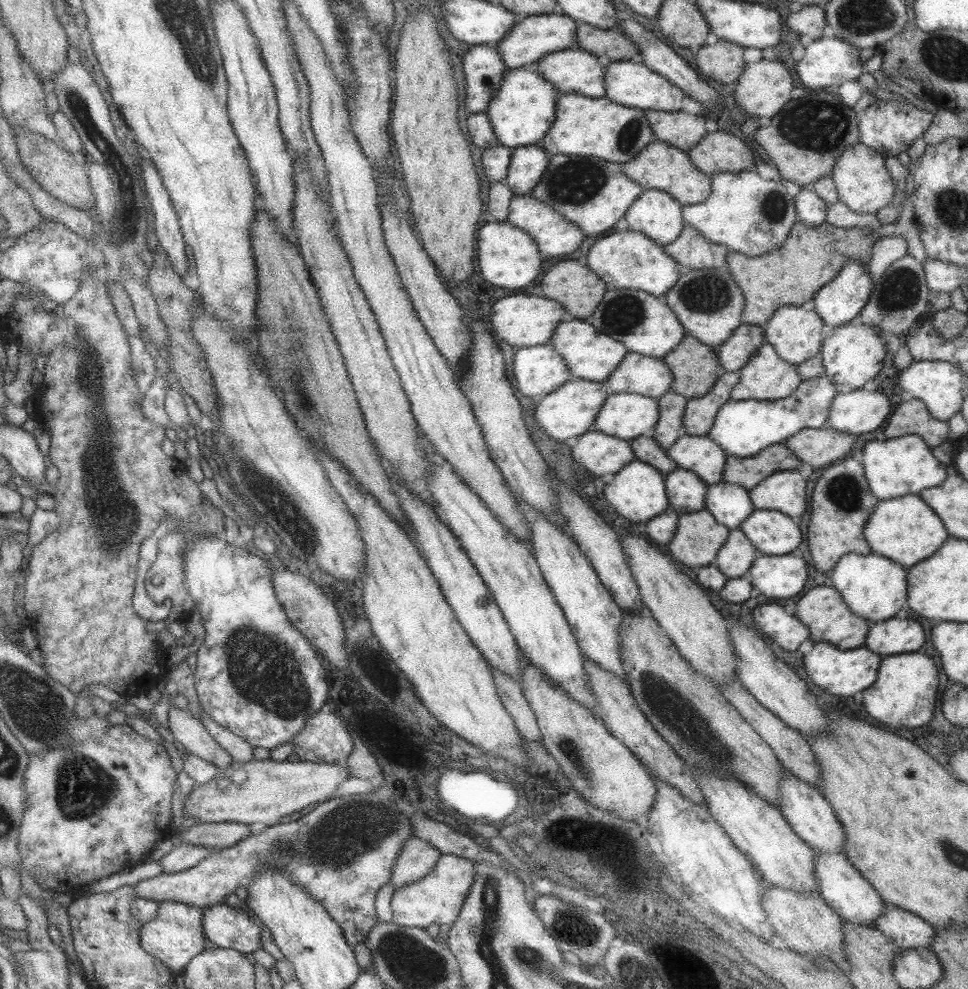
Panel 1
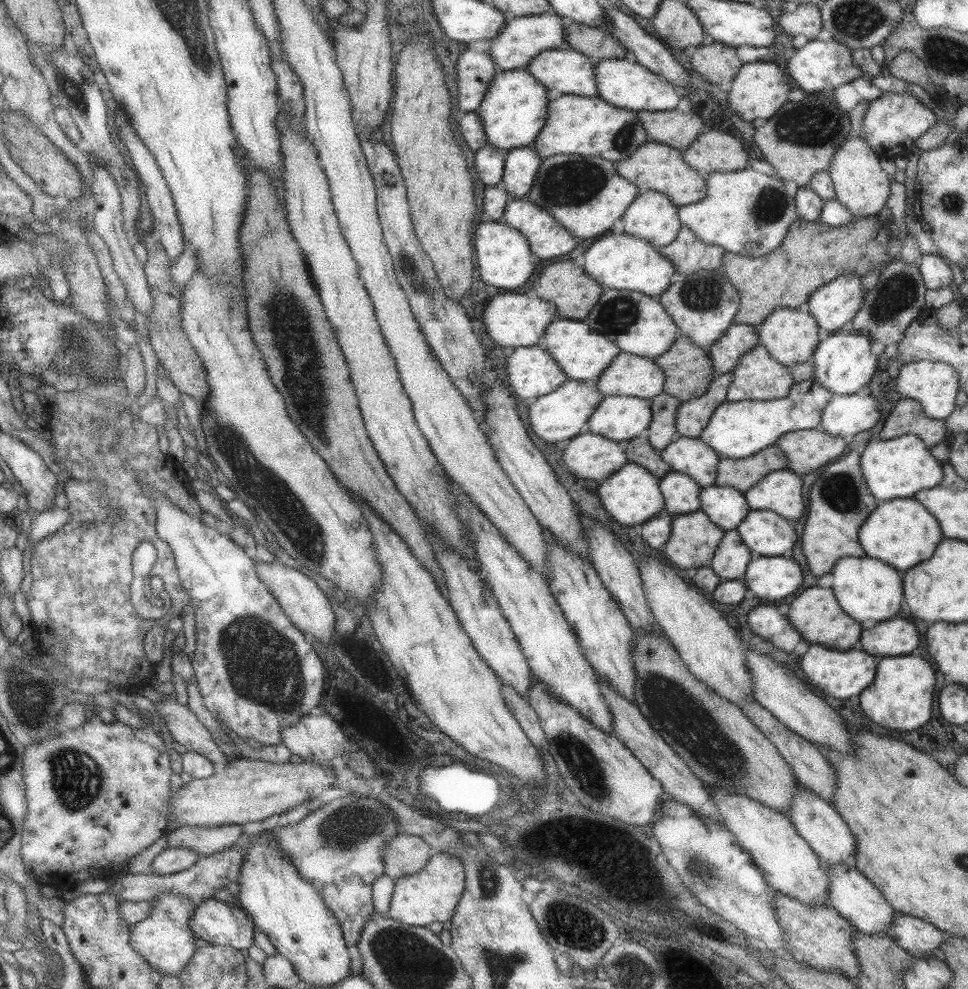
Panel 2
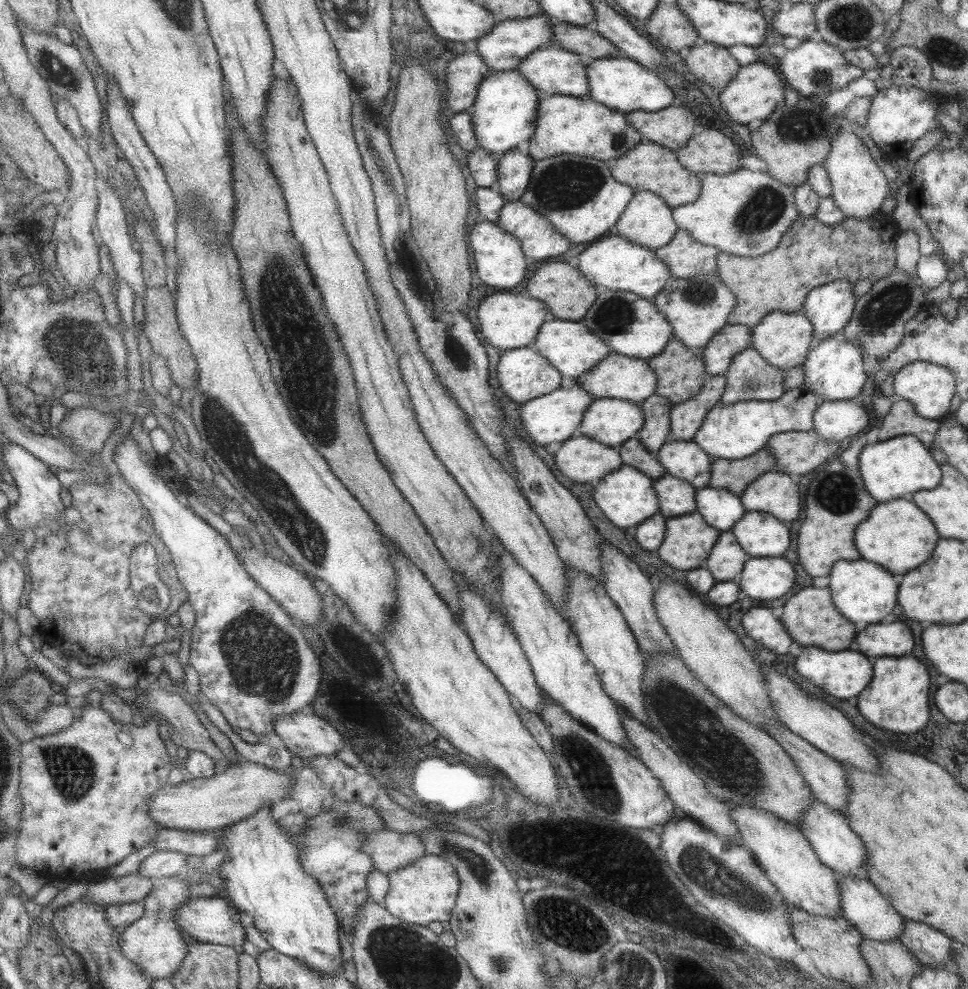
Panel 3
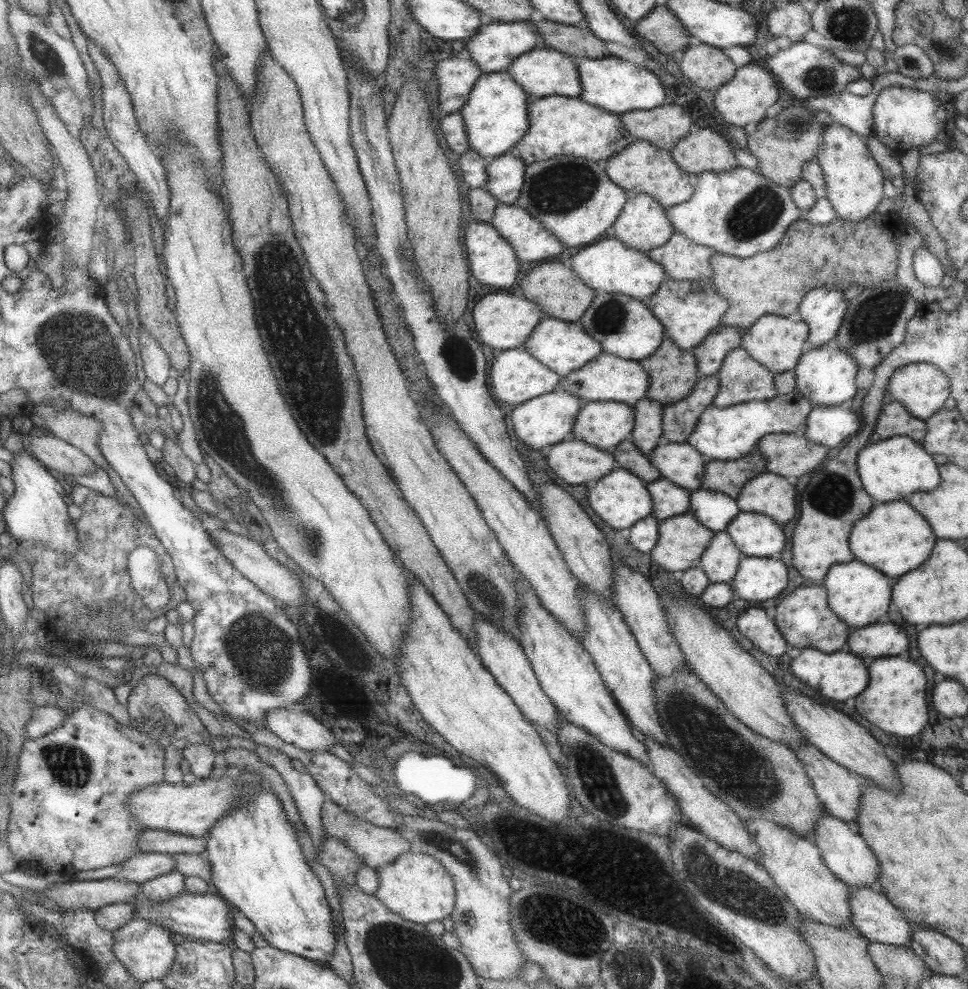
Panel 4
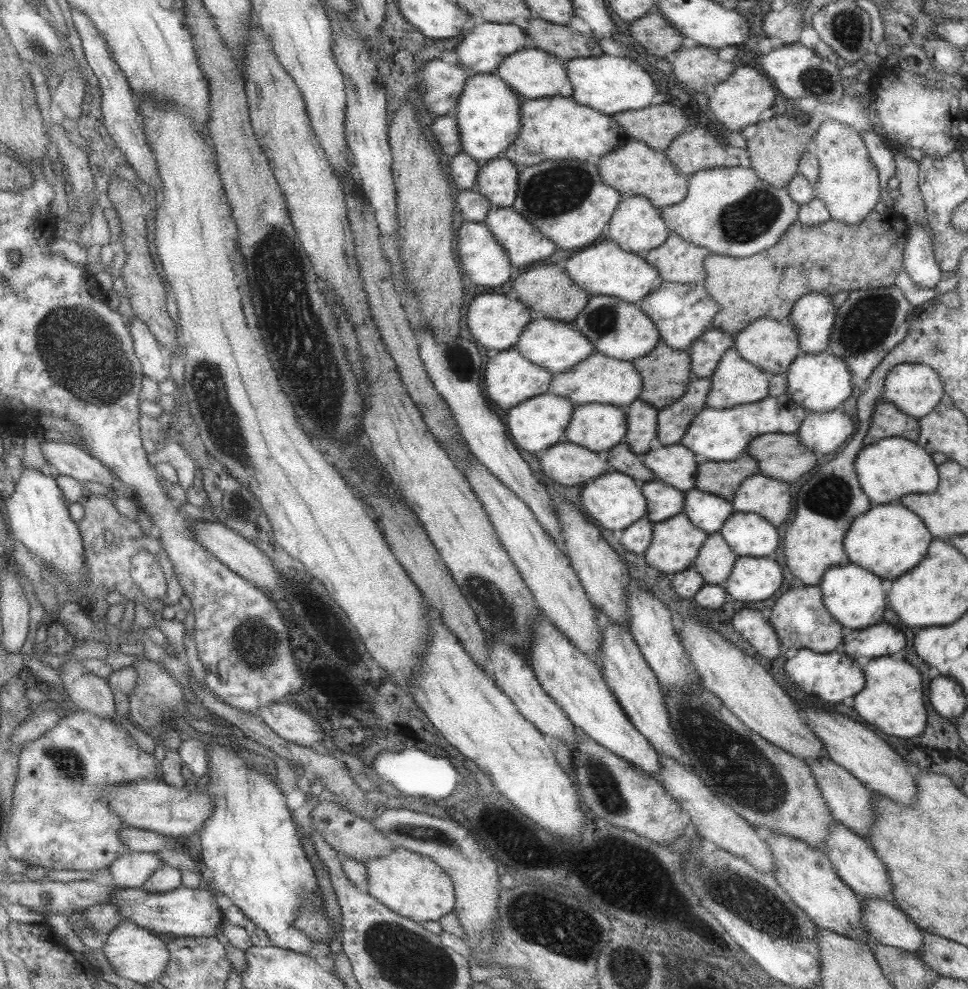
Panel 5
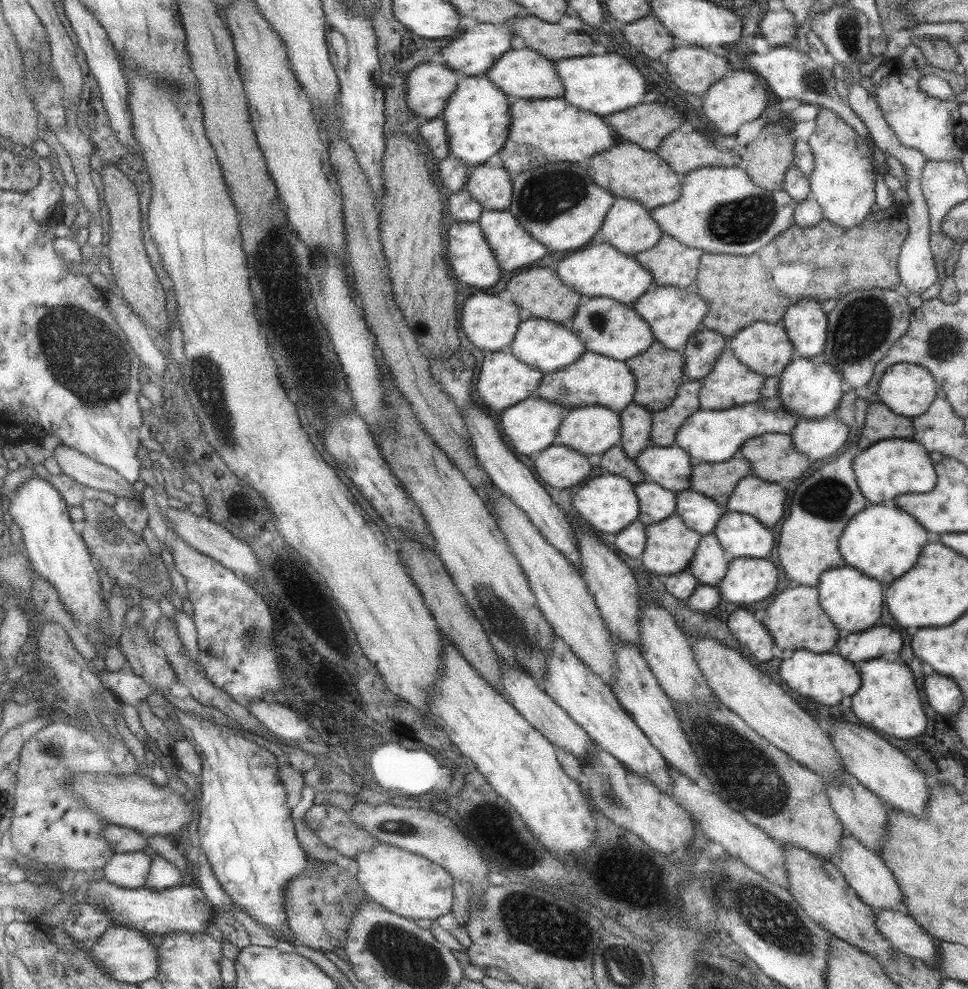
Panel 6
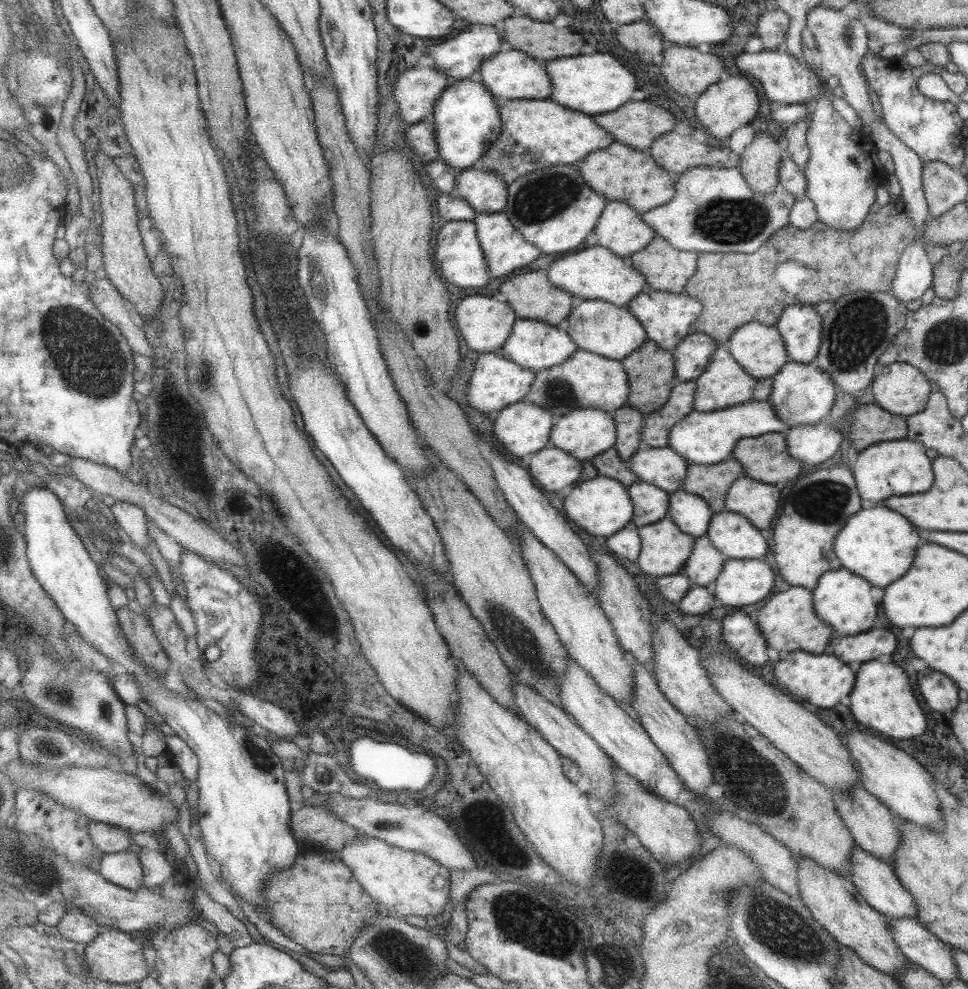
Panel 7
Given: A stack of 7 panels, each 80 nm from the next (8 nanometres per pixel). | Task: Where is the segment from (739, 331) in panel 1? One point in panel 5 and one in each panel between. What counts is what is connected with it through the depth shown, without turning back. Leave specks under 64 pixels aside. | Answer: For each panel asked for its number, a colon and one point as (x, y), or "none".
2: (724, 353)
3: (732, 338)
4: (708, 354)
5: (704, 352)

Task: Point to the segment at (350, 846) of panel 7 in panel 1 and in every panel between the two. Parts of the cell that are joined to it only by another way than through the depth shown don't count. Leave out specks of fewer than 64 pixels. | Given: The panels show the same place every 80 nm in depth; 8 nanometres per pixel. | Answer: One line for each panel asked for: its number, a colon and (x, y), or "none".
1: (435, 898)
2: (429, 895)
3: (423, 891)
4: (415, 886)
5: (411, 885)
6: (401, 882)

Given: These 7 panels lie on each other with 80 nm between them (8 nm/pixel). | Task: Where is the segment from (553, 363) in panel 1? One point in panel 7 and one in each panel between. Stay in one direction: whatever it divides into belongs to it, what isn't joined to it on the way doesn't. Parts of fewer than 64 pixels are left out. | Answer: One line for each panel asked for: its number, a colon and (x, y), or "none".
2: (530, 371)
3: (522, 374)
4: (515, 376)
5: (509, 378)
6: (503, 380)
7: (495, 381)

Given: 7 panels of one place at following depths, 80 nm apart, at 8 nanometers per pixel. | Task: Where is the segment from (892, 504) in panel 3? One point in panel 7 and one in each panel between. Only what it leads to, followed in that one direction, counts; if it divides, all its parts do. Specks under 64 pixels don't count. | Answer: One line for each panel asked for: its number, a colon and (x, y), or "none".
4: (893, 538)
5: (888, 540)
6: (882, 542)
7: (877, 544)

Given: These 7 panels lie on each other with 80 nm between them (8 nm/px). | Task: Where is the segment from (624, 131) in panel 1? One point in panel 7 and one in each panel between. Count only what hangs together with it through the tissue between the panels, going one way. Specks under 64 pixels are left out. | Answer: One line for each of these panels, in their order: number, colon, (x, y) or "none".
2: (575, 125)
3: (565, 125)
4: (559, 125)
5: (555, 127)
6: (540, 131)
7: (534, 134)

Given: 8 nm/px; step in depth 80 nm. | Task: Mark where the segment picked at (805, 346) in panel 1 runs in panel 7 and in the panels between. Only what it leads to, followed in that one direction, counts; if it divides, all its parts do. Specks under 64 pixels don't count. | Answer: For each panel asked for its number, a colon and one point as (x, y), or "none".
2: (789, 335)
3: (782, 339)
4: (776, 342)
5: (770, 345)
6: (764, 348)
7: (759, 350)

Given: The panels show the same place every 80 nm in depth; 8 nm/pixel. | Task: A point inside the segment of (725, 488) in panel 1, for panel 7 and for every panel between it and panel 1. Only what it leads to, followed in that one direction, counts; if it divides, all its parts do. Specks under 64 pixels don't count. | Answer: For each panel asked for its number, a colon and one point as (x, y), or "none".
2: (725, 507)
3: (720, 509)
4: (714, 510)
5: (706, 511)
6: (699, 513)
7: (690, 513)

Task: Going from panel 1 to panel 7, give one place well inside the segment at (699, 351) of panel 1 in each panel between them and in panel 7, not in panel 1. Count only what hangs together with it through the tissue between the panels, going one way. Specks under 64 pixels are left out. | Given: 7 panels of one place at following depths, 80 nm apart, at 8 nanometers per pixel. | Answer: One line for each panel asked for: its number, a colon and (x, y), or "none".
2: (687, 369)
3: (680, 373)
4: (671, 371)
5: (664, 371)
6: (657, 371)
7: (650, 370)

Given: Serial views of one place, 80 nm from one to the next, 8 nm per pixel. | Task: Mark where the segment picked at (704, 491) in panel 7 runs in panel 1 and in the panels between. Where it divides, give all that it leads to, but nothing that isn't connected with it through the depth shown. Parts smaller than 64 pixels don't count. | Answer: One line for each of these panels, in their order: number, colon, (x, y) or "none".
1: (748, 471)
2: (741, 474)
3: (734, 475)
4: (728, 477)
5: (720, 478)
6: (715, 480)

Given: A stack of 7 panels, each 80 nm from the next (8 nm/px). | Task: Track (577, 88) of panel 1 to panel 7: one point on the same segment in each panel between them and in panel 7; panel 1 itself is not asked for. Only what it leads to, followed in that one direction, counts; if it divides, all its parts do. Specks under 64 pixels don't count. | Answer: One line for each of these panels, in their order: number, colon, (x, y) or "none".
2: (562, 71)
3: (551, 70)
4: (540, 72)
5: (531, 73)
6: (522, 73)
7: (512, 74)

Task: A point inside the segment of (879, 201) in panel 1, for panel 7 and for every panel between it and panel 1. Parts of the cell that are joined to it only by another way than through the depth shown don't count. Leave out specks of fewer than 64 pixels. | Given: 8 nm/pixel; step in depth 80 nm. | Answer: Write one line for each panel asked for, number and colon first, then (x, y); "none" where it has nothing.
2: (860, 185)
3: (858, 187)
4: (853, 183)
5: (848, 184)
6: (844, 173)
7: (842, 173)

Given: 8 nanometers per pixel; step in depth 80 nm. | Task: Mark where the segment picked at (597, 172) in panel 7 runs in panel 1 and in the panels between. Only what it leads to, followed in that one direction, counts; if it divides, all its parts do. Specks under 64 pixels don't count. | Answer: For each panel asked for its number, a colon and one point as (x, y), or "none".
1: (659, 166)
2: (656, 167)
3: (650, 167)
4: (641, 167)
5: (633, 167)
6: (626, 171)

